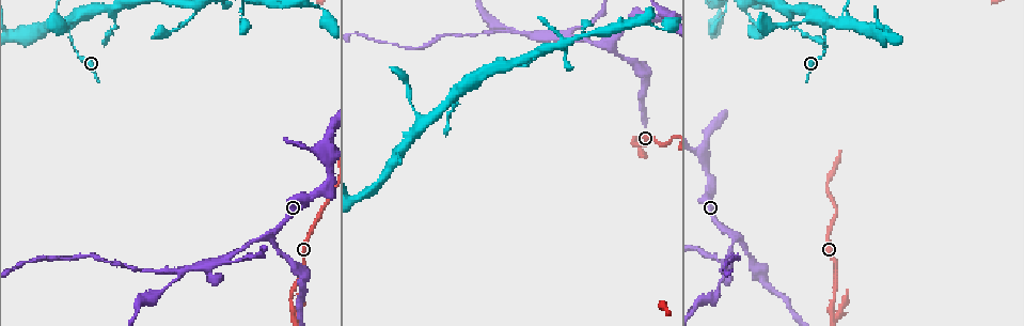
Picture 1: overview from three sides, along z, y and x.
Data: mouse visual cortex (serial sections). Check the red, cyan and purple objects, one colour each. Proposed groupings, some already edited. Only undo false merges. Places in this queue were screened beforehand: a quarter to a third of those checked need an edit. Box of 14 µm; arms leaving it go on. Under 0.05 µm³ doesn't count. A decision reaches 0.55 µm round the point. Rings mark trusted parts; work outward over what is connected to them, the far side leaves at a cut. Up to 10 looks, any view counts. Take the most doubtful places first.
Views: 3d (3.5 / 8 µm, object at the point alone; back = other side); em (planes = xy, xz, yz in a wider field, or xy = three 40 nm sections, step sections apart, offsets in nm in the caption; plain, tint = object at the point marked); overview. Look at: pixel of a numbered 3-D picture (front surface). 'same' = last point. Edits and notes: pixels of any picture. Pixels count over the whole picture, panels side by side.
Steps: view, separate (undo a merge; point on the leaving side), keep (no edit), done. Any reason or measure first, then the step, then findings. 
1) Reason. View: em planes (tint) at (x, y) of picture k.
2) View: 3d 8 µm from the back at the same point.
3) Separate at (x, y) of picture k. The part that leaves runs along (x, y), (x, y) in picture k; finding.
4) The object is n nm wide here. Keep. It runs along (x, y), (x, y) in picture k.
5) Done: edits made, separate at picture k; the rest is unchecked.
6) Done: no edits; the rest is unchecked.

Three arms meet. View: 3d 3.5 µm at (226, 259) of picture 1.

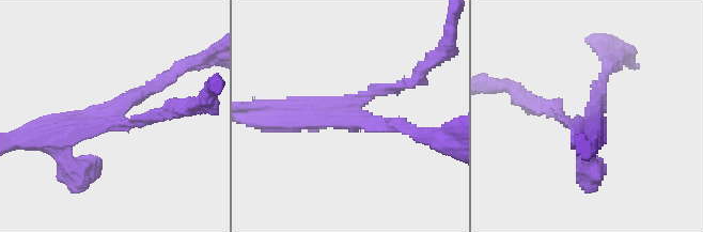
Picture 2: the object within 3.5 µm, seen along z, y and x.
View: em xy step 2 (tint) at (348, 118) of picture 2.

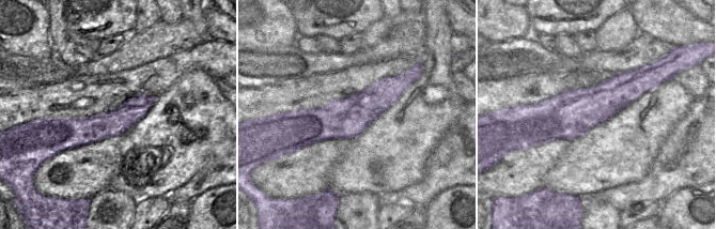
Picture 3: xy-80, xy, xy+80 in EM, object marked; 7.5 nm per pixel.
The arms are 150, 200, 300 nm wide. Separate at (144, 117) of picture 2. The part that leaves runs along (58, 135), (25, 138), (21, 141) in picture 2; two cells meet here.

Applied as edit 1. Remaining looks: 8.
See it whole again. View: overview.

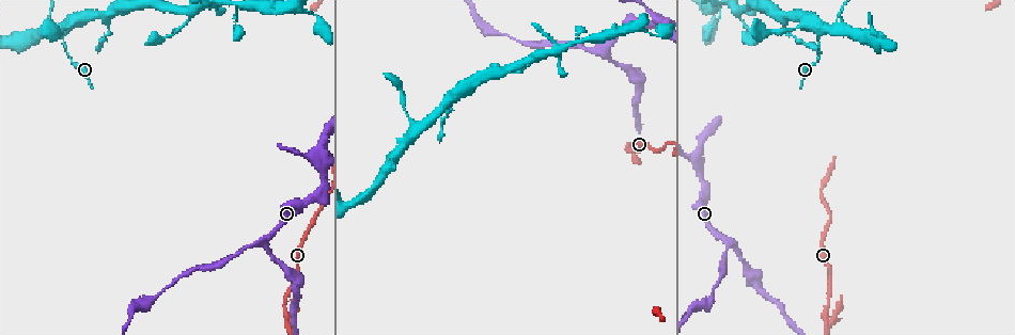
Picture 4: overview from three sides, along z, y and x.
Sharp bend. View: 3d 3.5 µm at (288, 323) of picture 4.

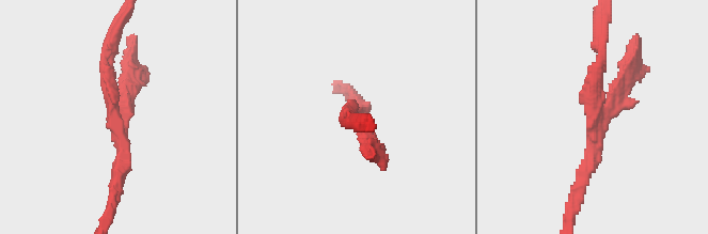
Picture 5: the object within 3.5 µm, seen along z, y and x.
Now the EM. View: em xy step 1 (plain) at (114, 111) of picture 5.

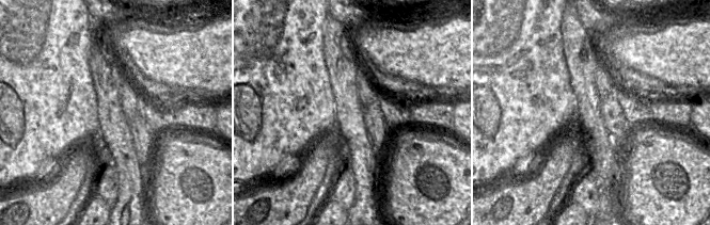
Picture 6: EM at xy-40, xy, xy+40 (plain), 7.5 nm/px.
Where the object lies. View: em xy step 1 (tint) at the same point.

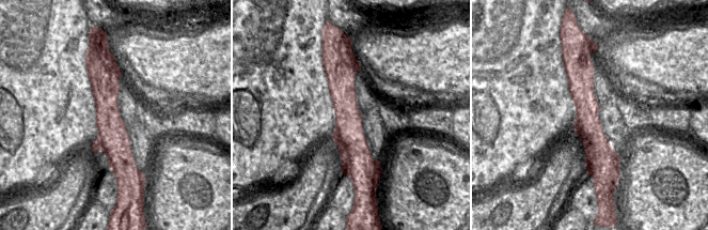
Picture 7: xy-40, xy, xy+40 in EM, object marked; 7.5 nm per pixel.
Separate at (134, 75) of picture 5. The part that leaves runs along (122, 112), (135, 87), (131, 37) in picture 5; a second cell is stuck on.

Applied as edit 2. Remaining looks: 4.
Redraw. View: overview.

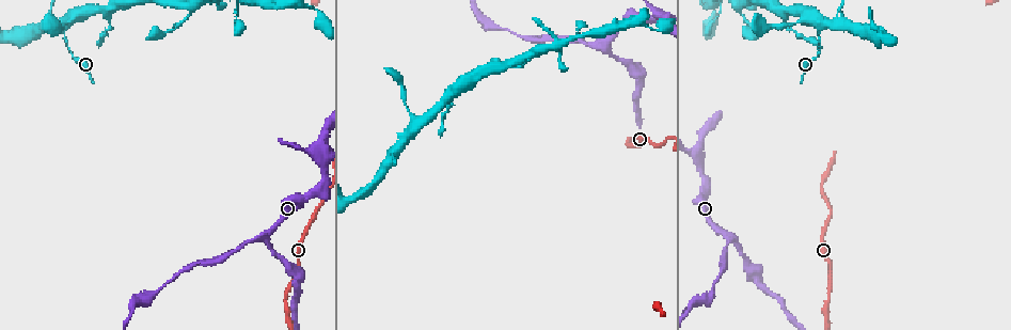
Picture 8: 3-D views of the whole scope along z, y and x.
Sudden change in width. View: 3d 3.5 µm at (696, 153) of picture 8.

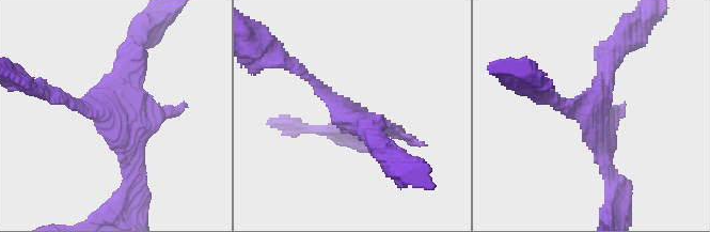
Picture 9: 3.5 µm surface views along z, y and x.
Shape alone is not enough. View: em planes (tint) at (350, 115) of picture 9.

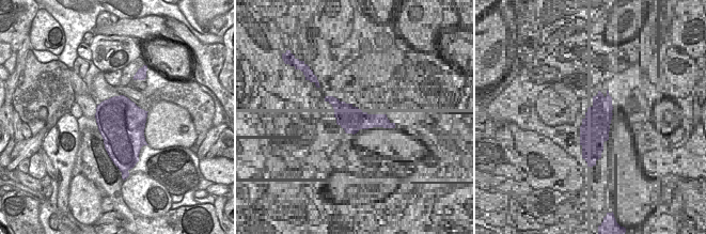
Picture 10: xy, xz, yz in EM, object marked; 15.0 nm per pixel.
Keep. It runs along (137, 172), (110, 109), (130, 47) in picture 9; continuous, no second cell.

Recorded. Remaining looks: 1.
Done: edits made, separate at picture 2, separate at picture 5; the rest is unchecked.

